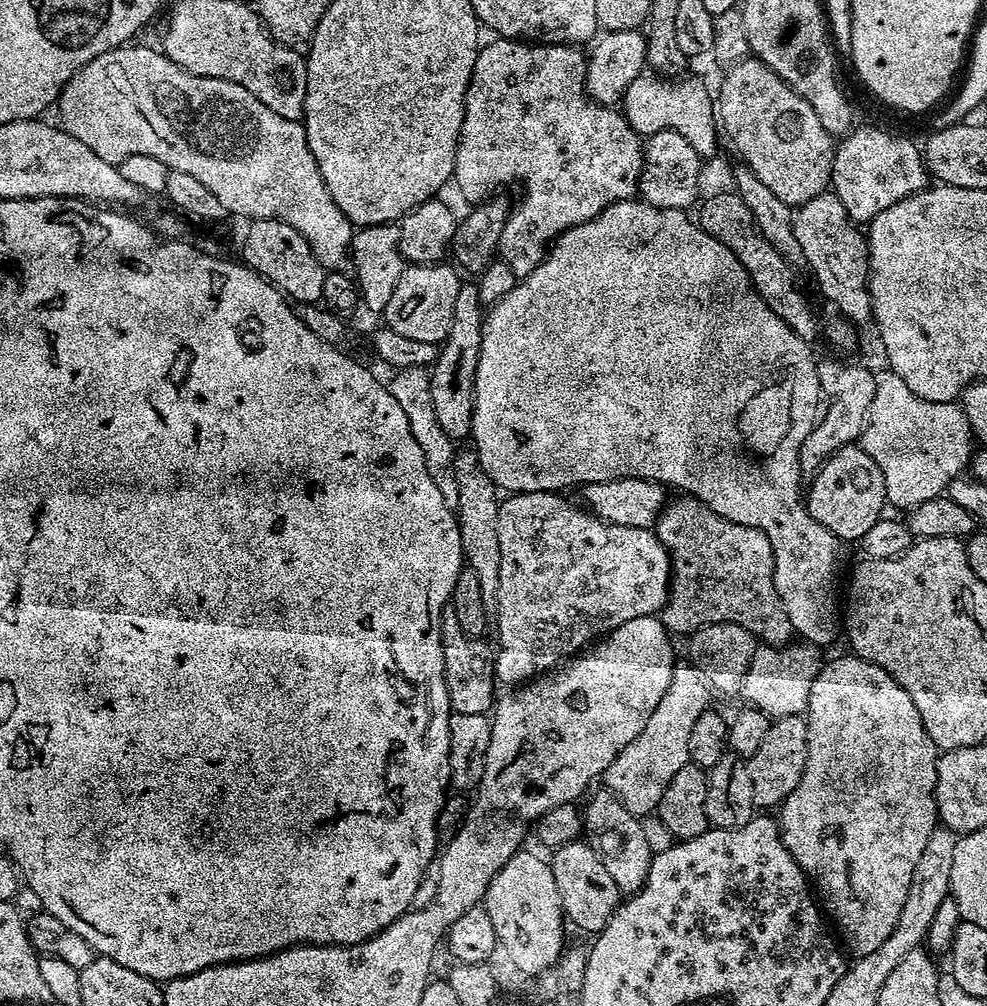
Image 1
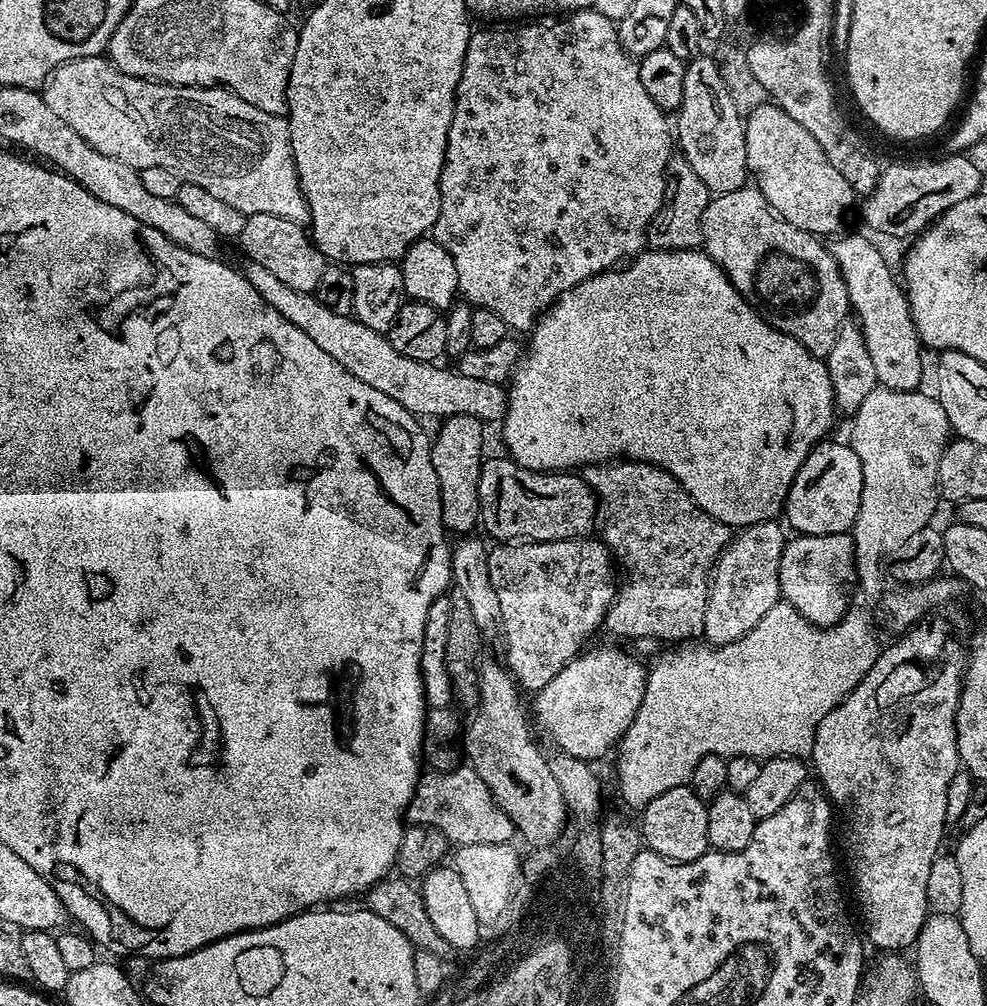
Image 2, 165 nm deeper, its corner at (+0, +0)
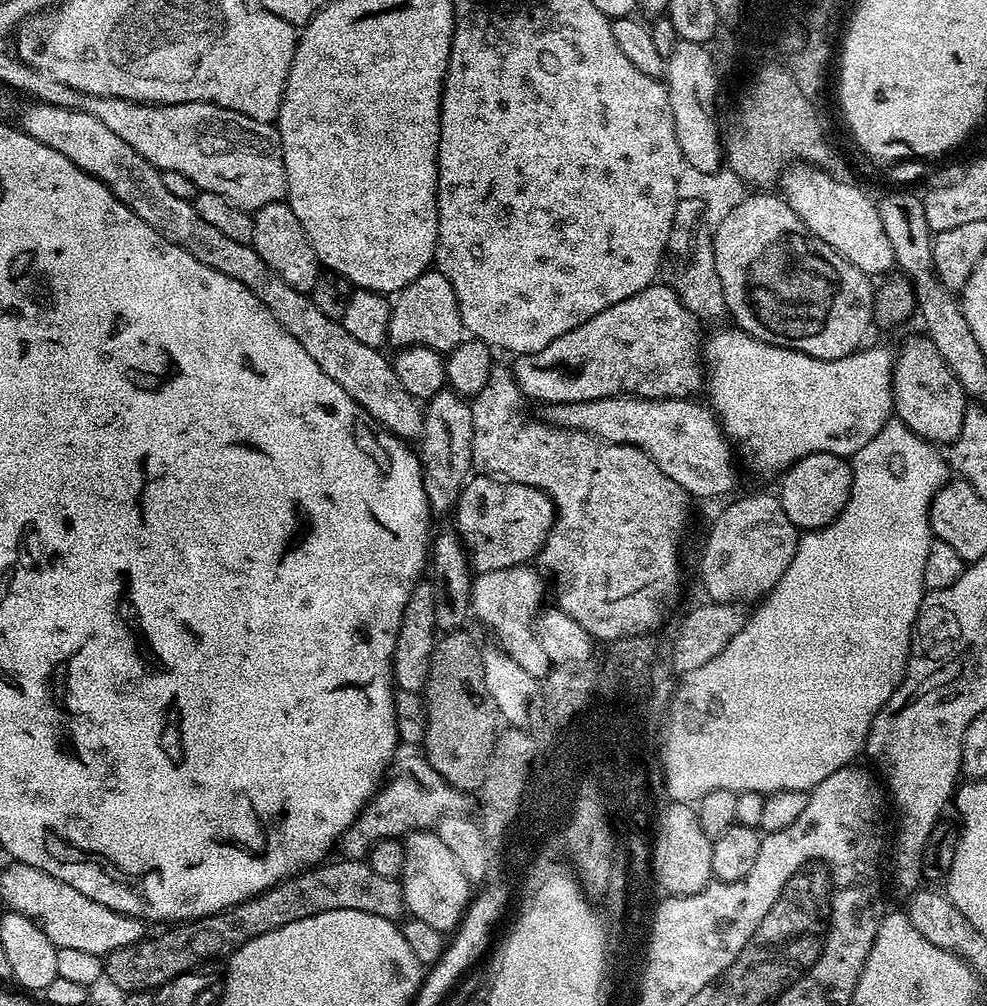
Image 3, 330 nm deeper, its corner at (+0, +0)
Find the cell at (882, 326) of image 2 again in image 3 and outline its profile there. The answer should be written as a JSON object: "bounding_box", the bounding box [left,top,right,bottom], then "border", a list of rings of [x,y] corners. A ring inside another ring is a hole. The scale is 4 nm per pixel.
{"bounding_box":[892,334,970,446],"border":[[[924,334],[912,336],[900,352],[895,353],[892,366],[892,402],[895,415],[914,434],[937,446],[951,445],[962,430],[964,415],[970,407],[969,397],[958,378],[950,370],[934,342]]]}

